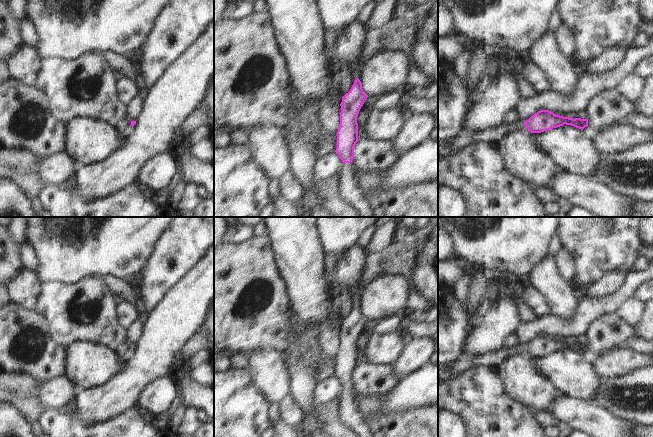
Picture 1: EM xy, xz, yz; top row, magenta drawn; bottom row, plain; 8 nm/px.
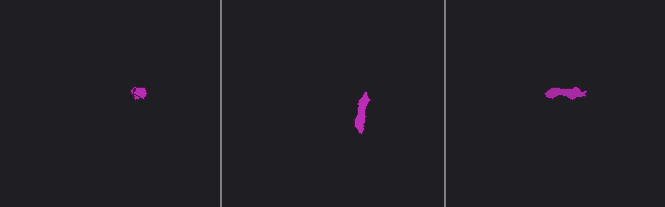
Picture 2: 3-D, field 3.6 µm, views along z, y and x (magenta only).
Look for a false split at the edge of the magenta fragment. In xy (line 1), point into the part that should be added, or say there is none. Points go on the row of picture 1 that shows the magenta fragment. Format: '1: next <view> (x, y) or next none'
1: next none

